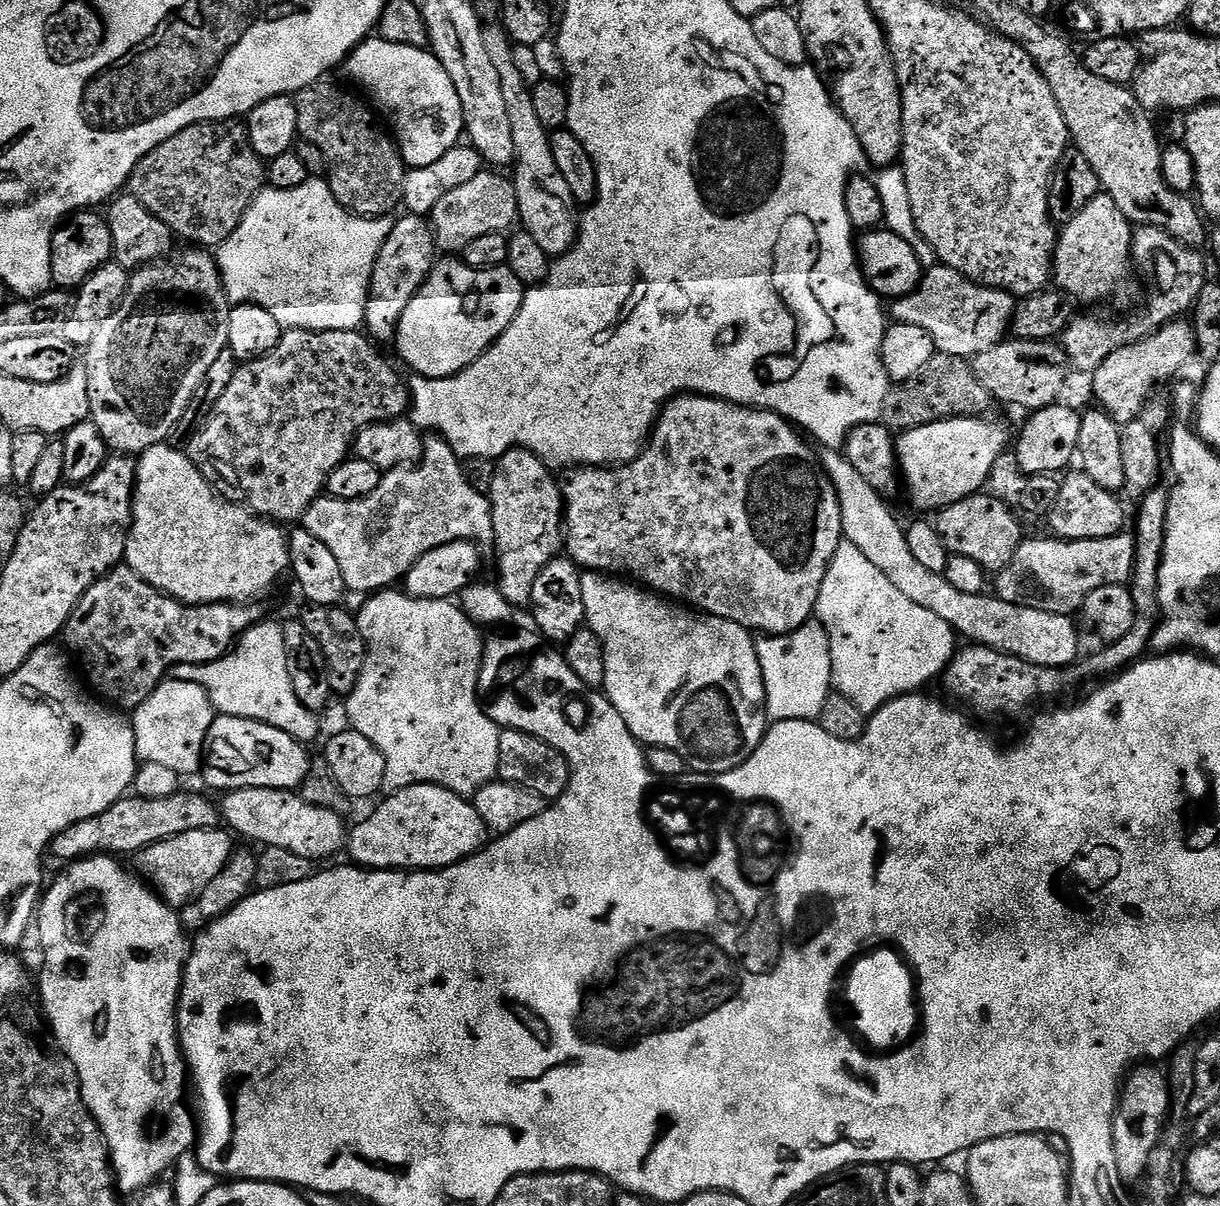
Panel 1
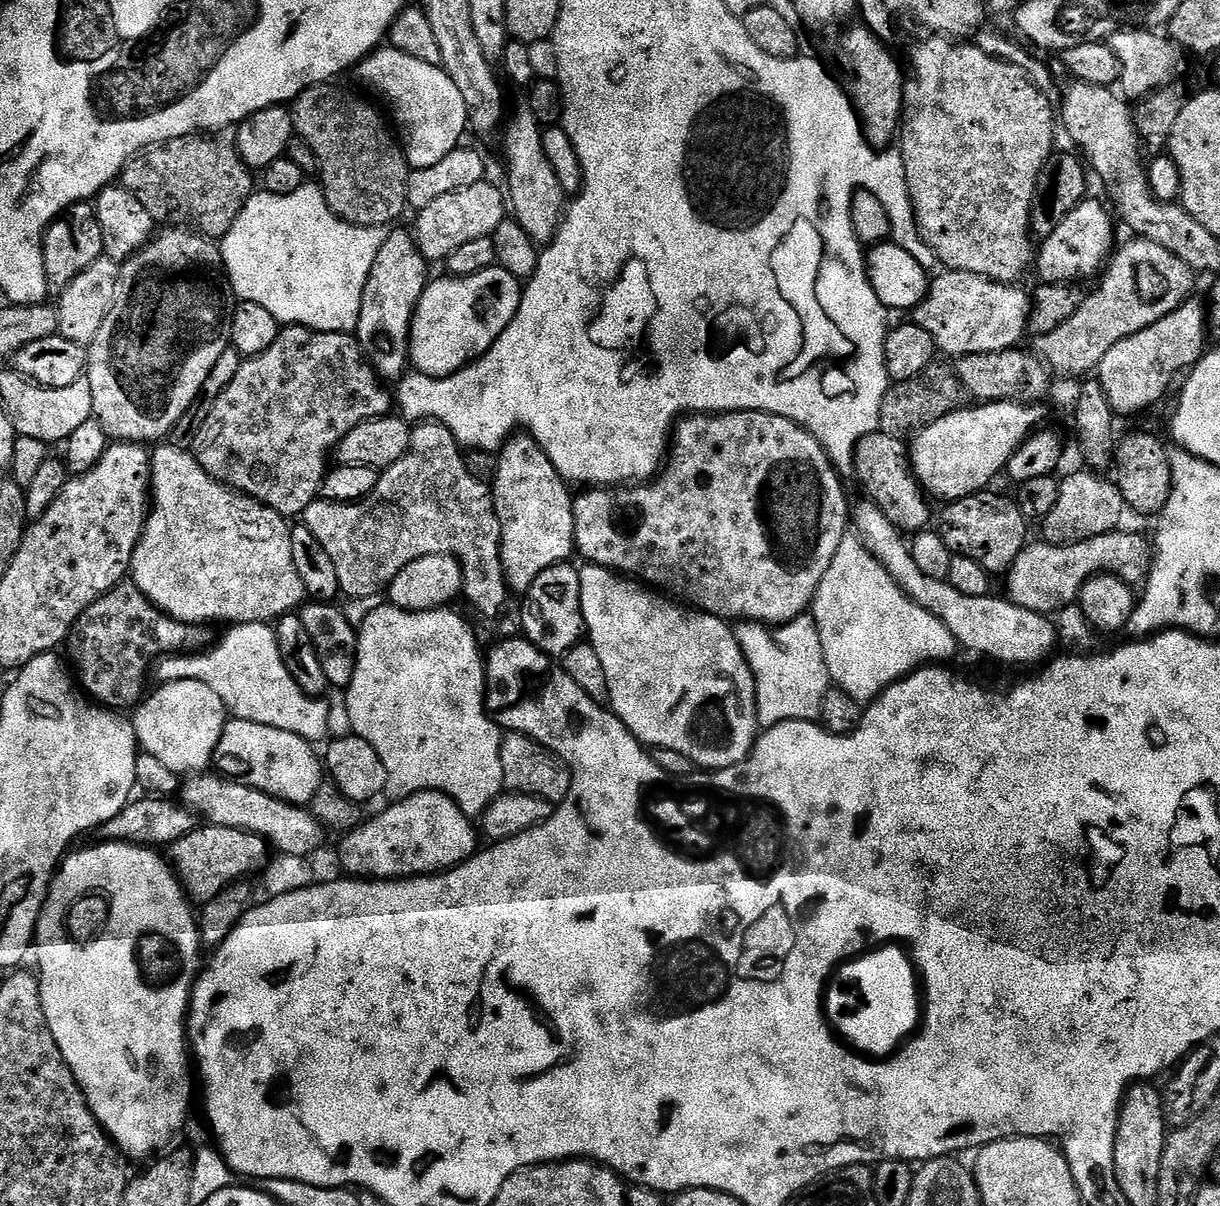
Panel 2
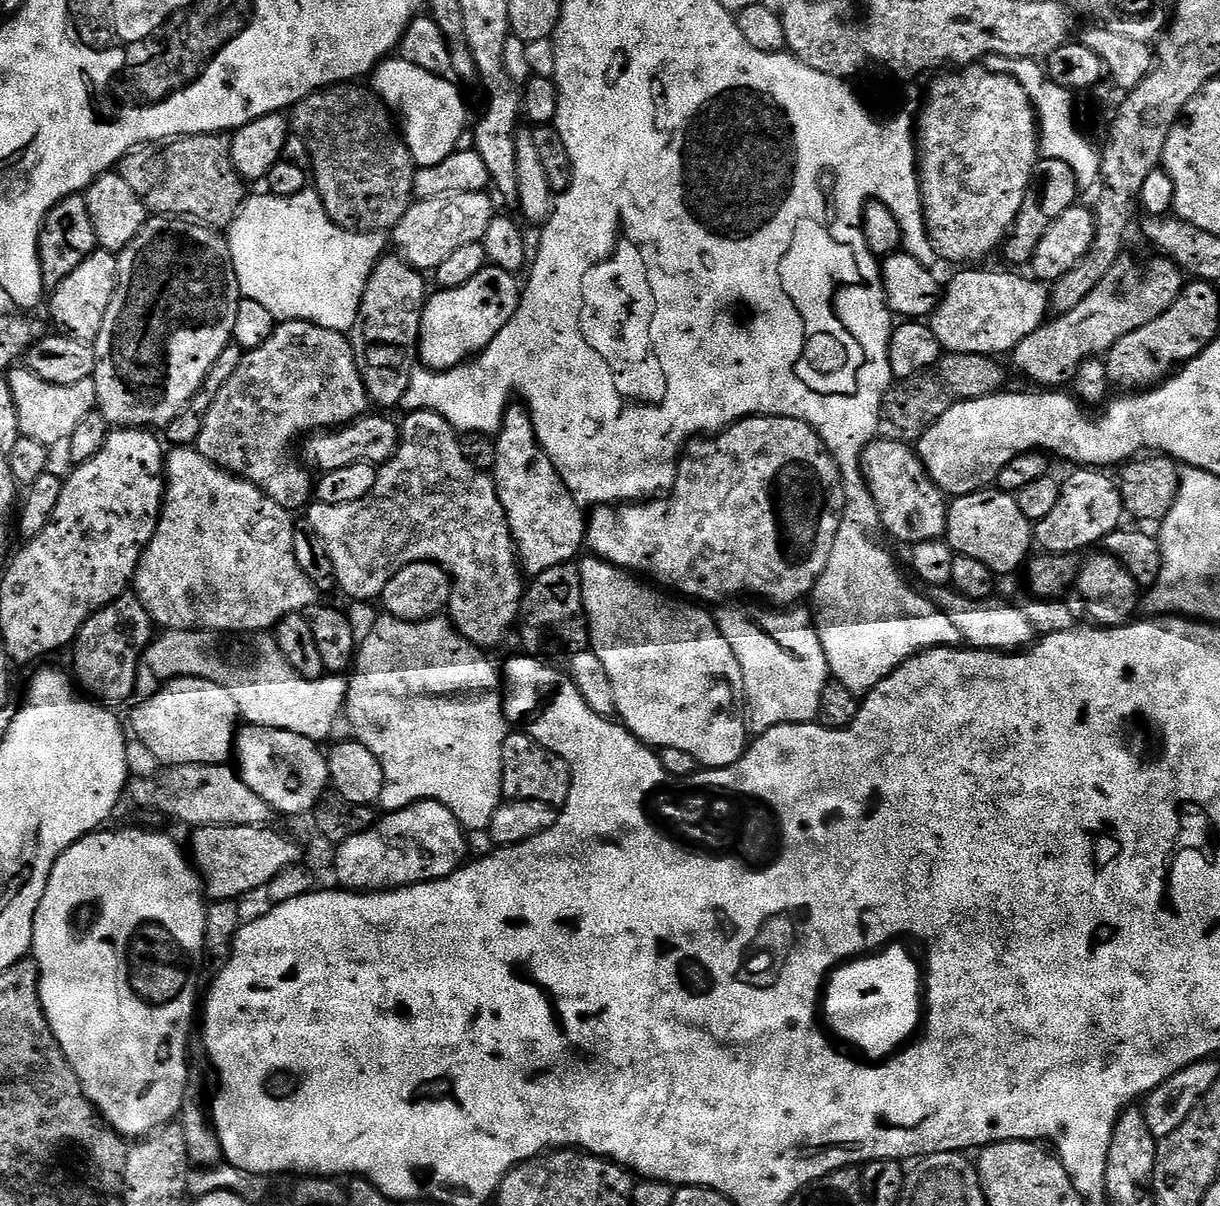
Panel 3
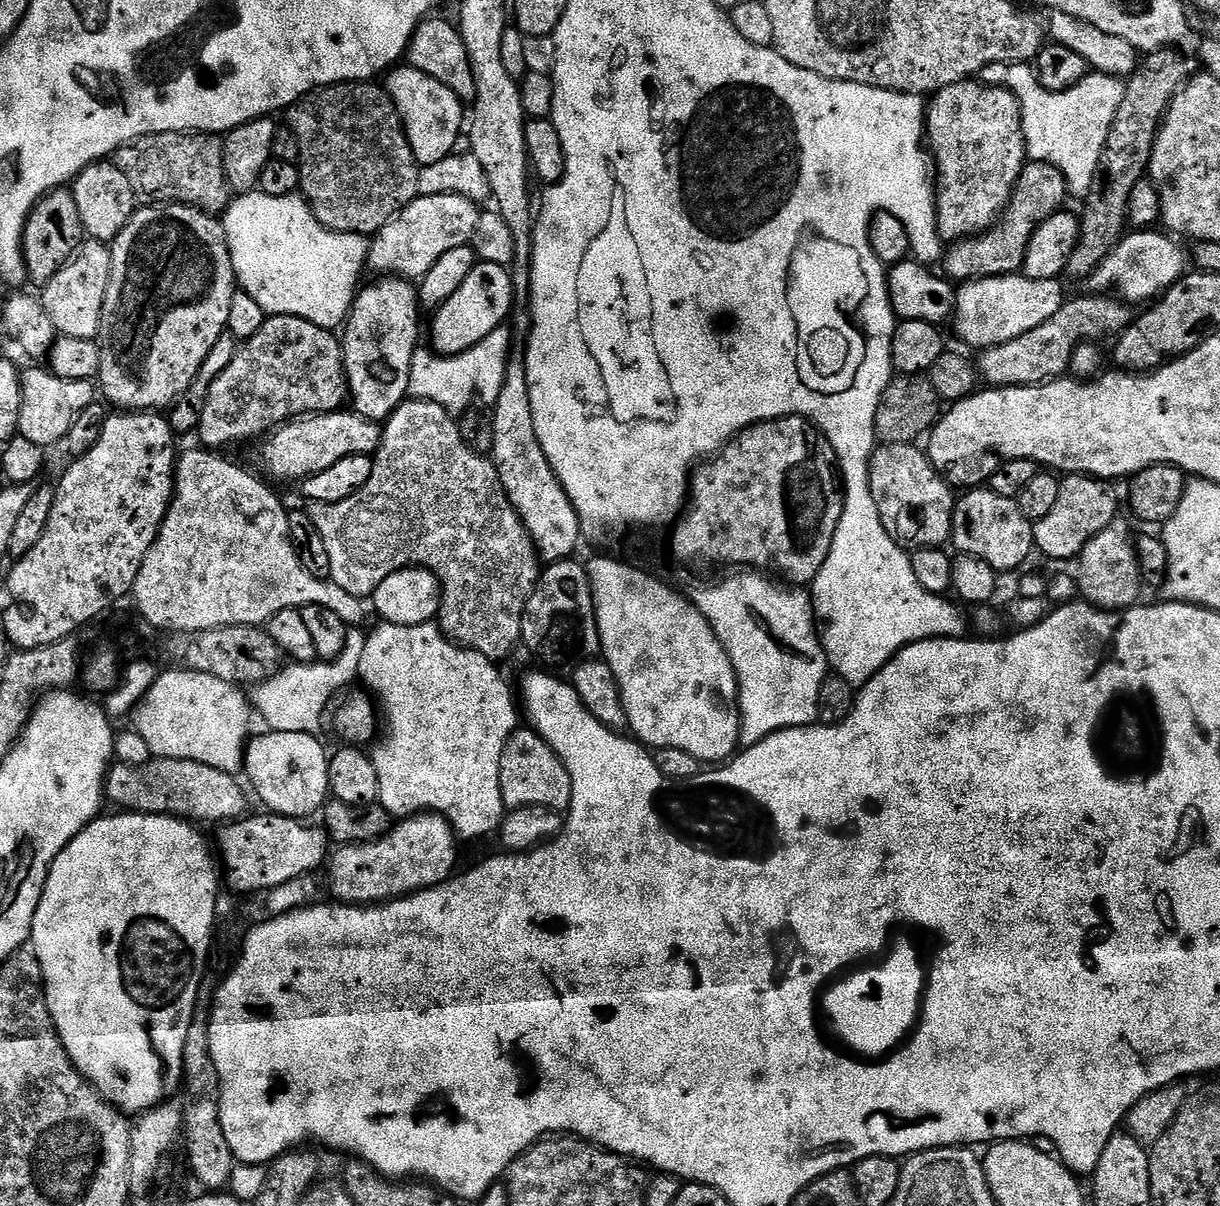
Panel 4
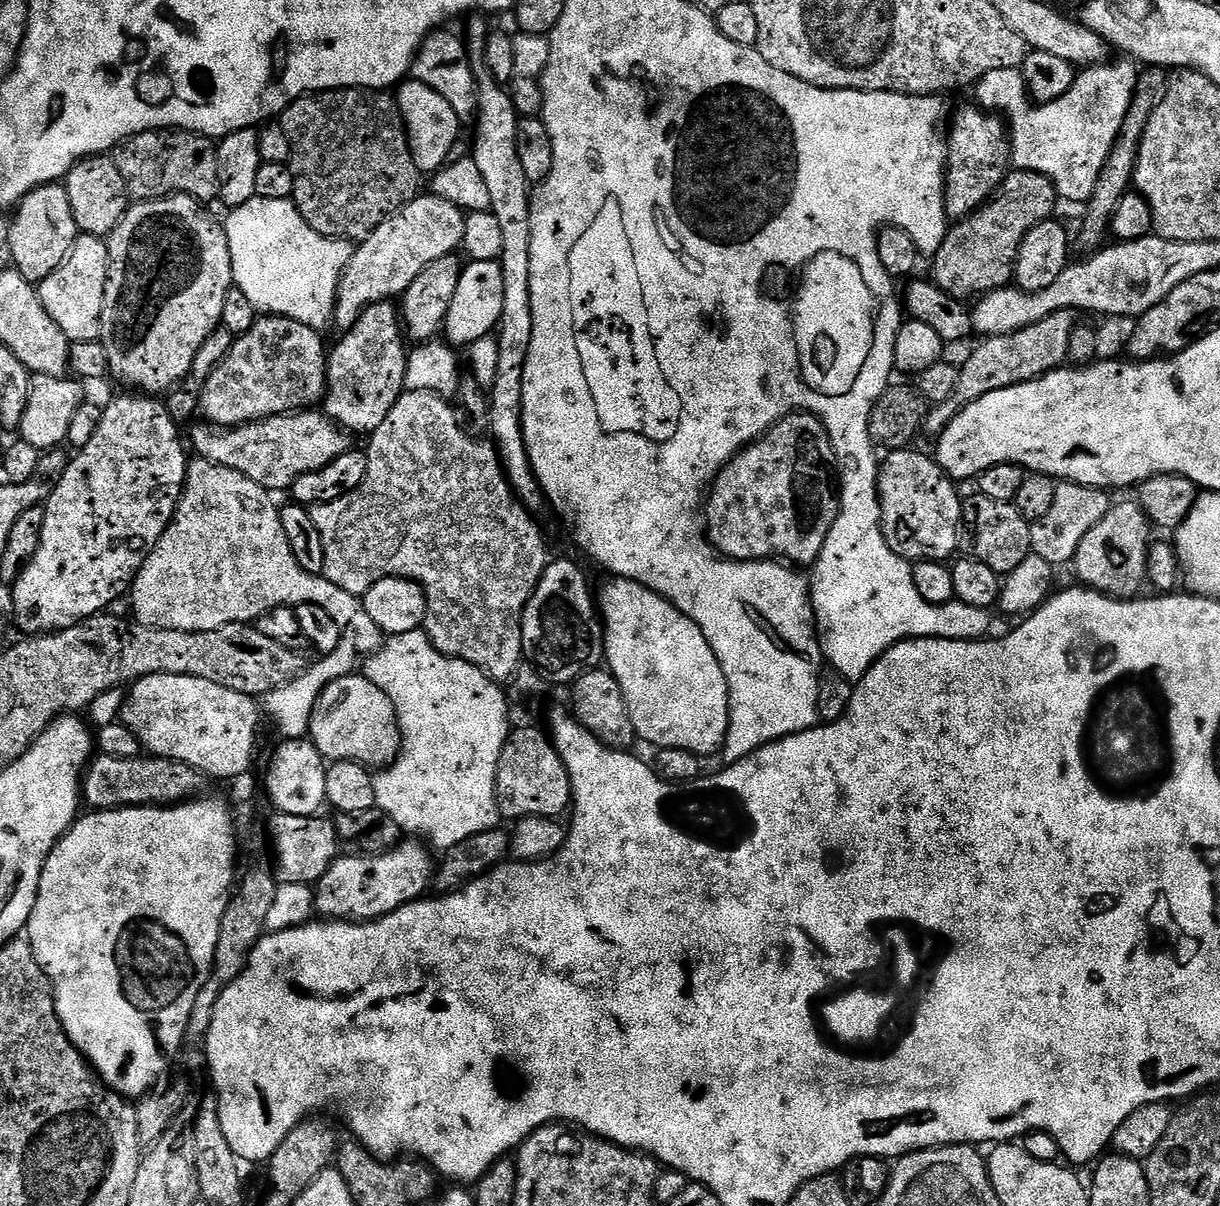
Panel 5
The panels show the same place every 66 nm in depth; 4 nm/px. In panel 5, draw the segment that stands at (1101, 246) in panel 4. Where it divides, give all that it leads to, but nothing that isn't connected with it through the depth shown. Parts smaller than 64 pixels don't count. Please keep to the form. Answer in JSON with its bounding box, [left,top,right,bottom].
[1080,70,1165,250]

